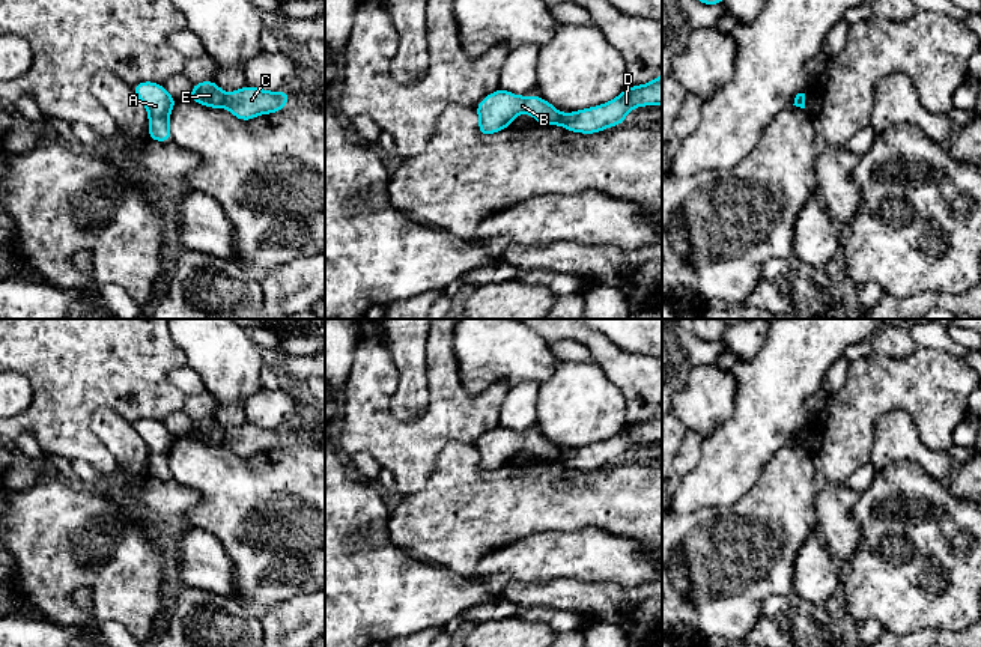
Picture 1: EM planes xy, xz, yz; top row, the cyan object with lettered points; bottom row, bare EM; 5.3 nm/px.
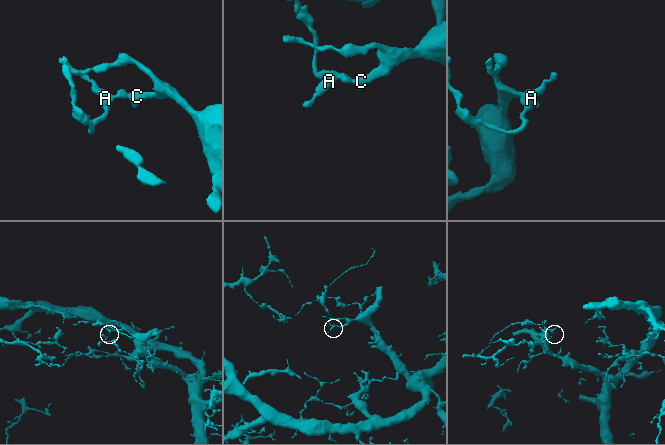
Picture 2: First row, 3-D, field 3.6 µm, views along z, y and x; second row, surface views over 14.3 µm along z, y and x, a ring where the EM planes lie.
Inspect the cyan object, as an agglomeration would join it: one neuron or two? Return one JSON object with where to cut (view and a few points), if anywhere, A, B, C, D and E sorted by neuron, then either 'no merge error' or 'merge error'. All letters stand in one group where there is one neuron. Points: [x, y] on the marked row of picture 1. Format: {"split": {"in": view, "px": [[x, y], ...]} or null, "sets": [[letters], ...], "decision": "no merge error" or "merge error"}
{"split": {"in": "xy", "px": [[226, 95], [223, 106]]}, "sets": [["A", "B", "E"], ["C", "D"]], "decision": "merge error"}

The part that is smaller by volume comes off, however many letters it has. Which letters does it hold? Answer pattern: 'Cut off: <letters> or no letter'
Cut off: A, B, E

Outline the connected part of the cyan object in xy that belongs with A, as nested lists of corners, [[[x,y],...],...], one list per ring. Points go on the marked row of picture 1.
[[[143,81],[132,86],[134,93],[144,104],[149,114],[149,140],[169,141],[172,134],[169,129],[170,111],[178,102],[170,96],[162,84]]]

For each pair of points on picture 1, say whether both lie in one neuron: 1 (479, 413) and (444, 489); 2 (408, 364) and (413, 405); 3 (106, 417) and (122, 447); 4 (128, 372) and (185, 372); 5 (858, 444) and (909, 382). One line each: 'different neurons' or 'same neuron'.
1: different neurons
2: same neuron
3: same neuron
4: different neurons
5: same neuron

